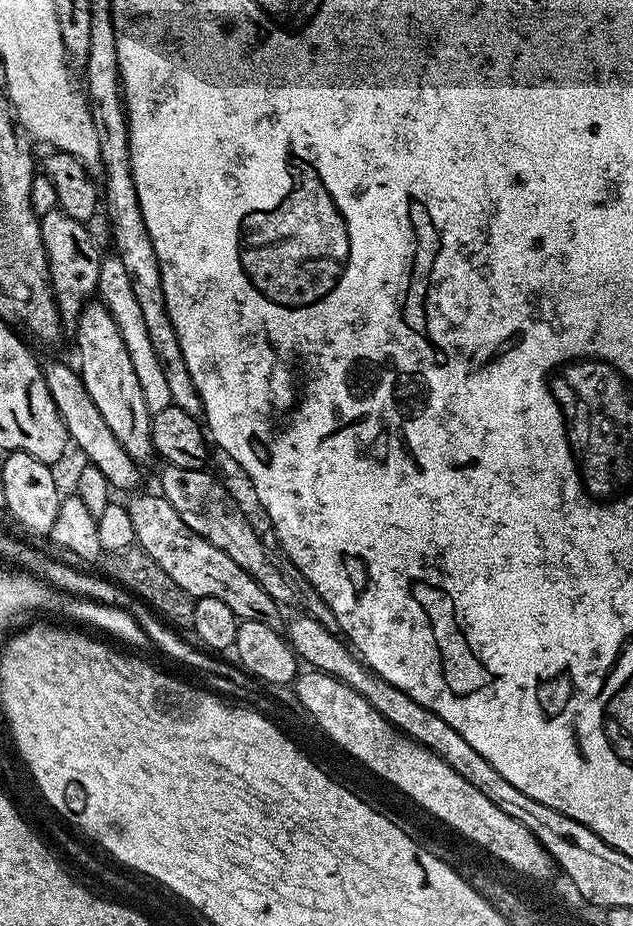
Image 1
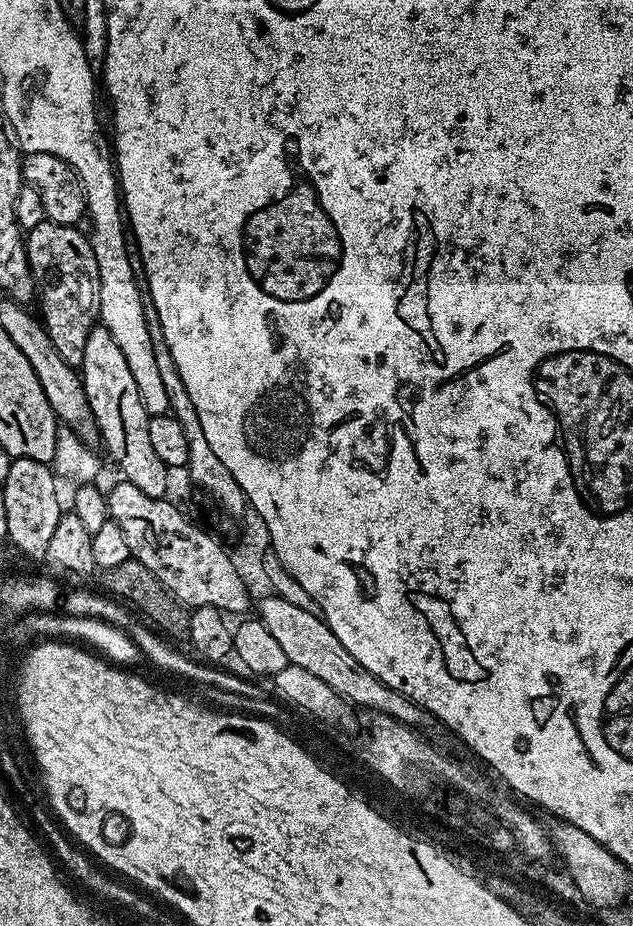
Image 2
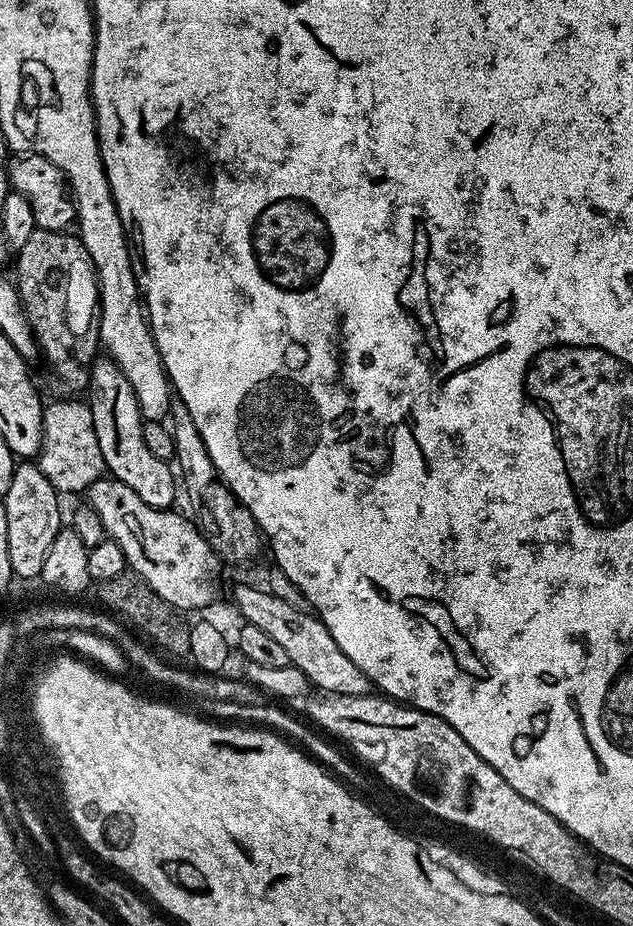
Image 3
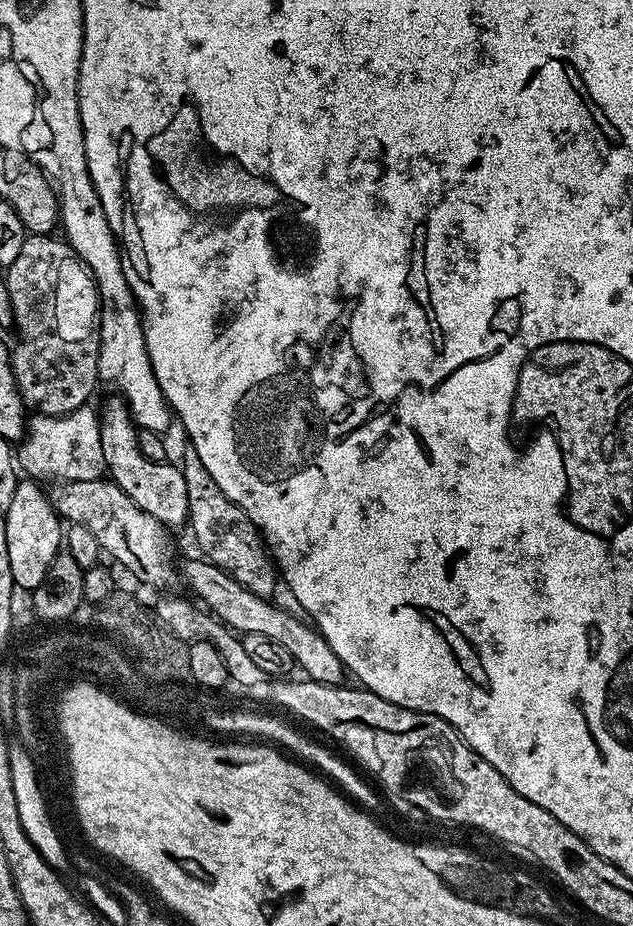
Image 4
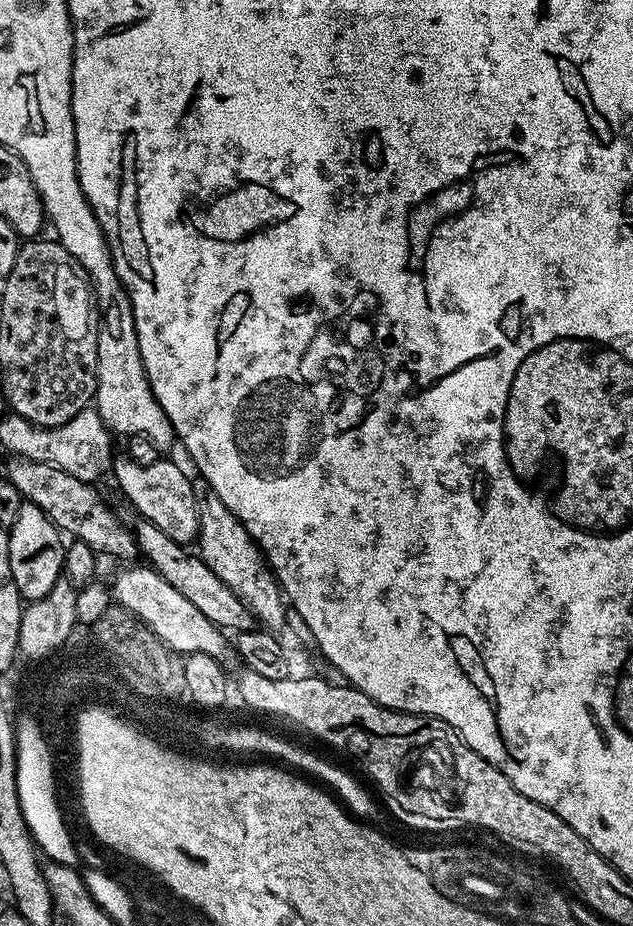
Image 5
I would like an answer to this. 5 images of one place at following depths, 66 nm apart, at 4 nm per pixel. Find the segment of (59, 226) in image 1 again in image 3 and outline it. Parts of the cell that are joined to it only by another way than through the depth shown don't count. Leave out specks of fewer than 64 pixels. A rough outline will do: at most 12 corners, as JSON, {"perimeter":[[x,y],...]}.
{"perimeter":[[37,228],[14,283],[42,360],[83,393],[100,343],[86,246]]}

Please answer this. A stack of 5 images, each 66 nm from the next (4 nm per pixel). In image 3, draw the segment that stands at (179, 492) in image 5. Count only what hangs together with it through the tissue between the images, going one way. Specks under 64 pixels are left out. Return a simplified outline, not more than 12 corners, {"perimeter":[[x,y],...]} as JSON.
{"perimeter":[[93,360],[86,403],[111,479],[175,505],[177,473],[146,447],[134,386]]}

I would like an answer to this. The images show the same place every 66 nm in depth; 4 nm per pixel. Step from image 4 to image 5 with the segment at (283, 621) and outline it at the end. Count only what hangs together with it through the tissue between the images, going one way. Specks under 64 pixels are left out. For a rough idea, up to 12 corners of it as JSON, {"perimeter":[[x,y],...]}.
{"perimeter":[[154,522],[131,525],[139,555],[219,628],[258,621],[195,551]]}

